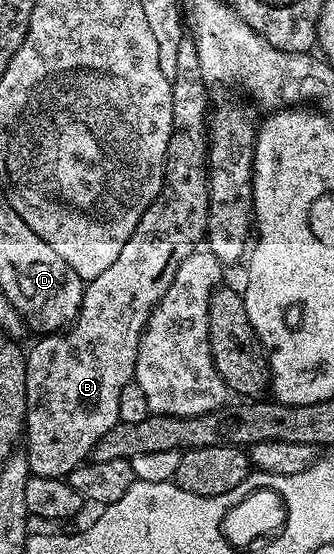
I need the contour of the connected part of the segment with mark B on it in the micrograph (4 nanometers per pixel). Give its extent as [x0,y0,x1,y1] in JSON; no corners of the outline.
[25,38,210,478]

